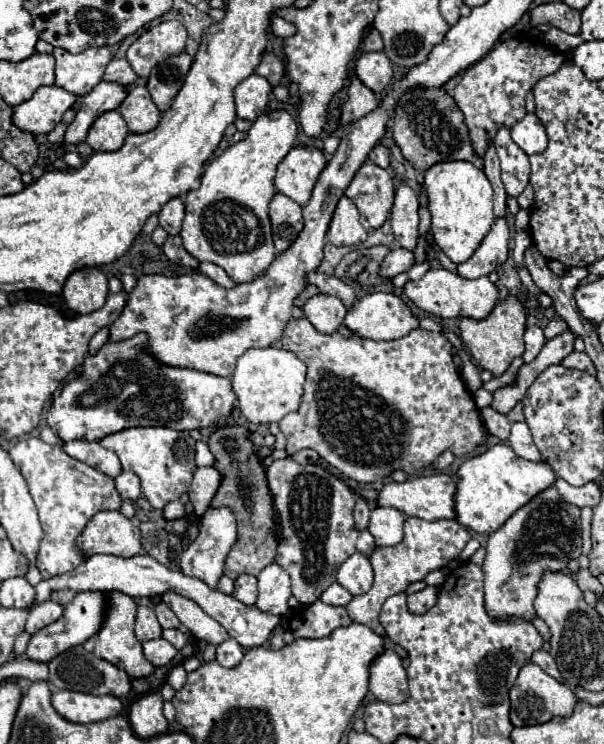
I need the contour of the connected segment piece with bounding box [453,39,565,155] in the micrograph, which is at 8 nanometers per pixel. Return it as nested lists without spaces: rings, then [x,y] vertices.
[[[507,39],[493,47],[483,59],[473,63],[457,83],[453,97],[457,107],[465,115],[465,125],[469,127],[471,145],[477,155],[483,155],[487,141],[495,137],[501,125],[513,127],[525,117],[525,95],[533,85],[555,73],[565,63],[565,55],[555,53],[543,41],[537,39]]]

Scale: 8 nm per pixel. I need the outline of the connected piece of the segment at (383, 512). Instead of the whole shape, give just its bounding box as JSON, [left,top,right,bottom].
[367,507,405,547]

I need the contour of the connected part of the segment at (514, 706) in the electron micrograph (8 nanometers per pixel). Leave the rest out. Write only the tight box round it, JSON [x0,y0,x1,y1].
[509,663,577,727]

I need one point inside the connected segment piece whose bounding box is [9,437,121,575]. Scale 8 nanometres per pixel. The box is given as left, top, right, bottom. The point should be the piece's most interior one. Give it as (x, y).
(67, 493)

